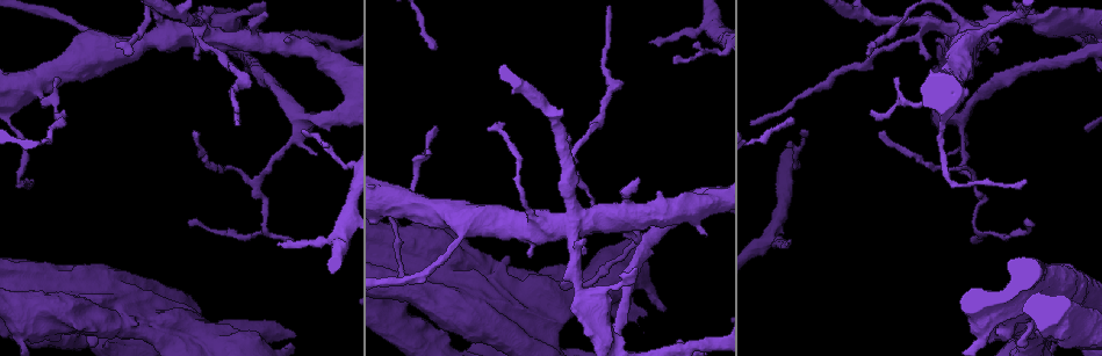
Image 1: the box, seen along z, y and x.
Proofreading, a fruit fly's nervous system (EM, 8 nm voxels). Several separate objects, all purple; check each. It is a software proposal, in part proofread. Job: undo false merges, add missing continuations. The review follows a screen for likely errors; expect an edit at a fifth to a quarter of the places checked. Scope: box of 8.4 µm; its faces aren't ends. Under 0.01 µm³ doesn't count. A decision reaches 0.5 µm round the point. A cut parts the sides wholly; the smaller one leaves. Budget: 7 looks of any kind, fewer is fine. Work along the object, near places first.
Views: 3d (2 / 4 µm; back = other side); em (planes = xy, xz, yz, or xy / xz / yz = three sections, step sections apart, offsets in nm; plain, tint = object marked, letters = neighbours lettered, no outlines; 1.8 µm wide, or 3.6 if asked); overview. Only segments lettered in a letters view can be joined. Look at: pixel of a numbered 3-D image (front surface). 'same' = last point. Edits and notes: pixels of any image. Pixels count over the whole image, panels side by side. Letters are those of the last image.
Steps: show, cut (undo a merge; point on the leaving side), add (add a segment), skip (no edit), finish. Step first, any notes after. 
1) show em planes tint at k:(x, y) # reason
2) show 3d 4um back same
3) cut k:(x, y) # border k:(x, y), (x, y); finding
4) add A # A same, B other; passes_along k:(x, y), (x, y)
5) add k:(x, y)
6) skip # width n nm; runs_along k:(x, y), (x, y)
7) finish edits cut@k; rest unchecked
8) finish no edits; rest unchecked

show 3d 4um at 1:(980, 25) # looks like a crossing

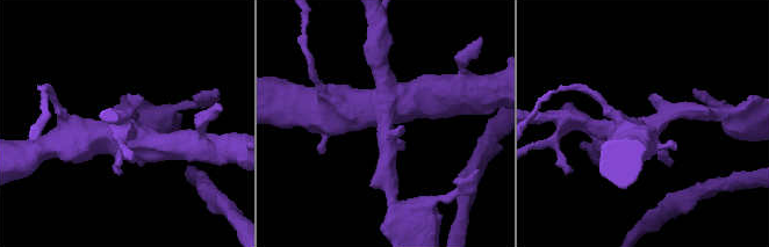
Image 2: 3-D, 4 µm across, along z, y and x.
show em 3.6um yz step 4 tint at 2:(388, 120)

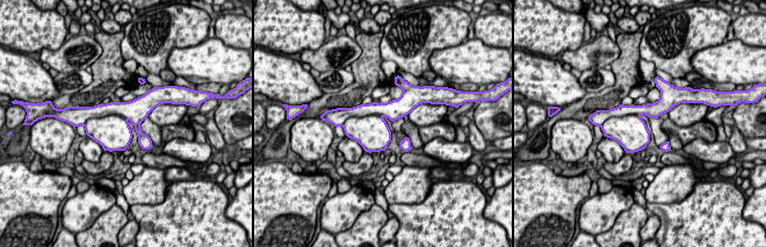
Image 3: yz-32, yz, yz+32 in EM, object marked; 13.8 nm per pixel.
show em 3.6um planes letters same

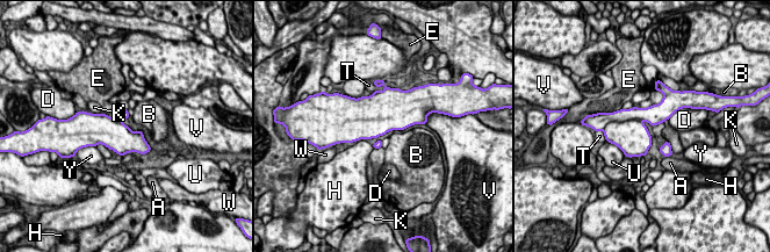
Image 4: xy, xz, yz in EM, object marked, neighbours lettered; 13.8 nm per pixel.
cut 4:(634, 113) # width 420 nm; A other, B other, D other, E other, H other, K other, T other, U other, V other, W other, Y other; part_leaving 4:(670, 112), (623, 114), (613, 117); a second neuron is stuck on

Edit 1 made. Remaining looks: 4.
show overview

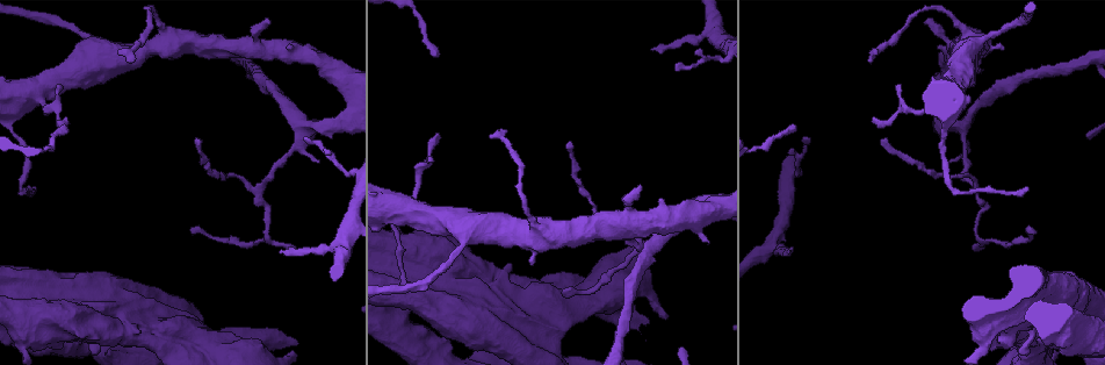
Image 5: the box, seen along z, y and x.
show 3d 4um at 5:(651, 48) # tapers out

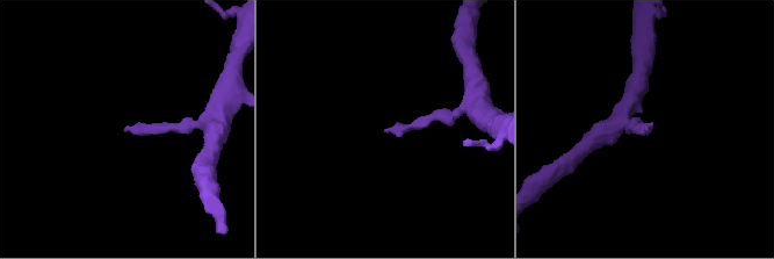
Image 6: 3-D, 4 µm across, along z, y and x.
show em planes letters at 6:(387, 131)

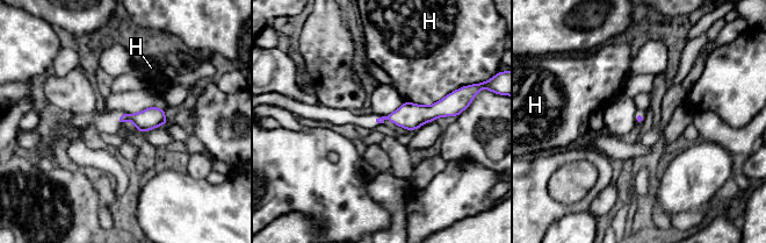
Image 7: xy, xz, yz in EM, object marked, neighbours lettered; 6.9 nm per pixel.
skip # H other; border 7:(456, 90), (430, 105), (405, 101); none of them fits

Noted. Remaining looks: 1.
show em 3.6um planes letters at 5:(984, 347) # thick turns thin

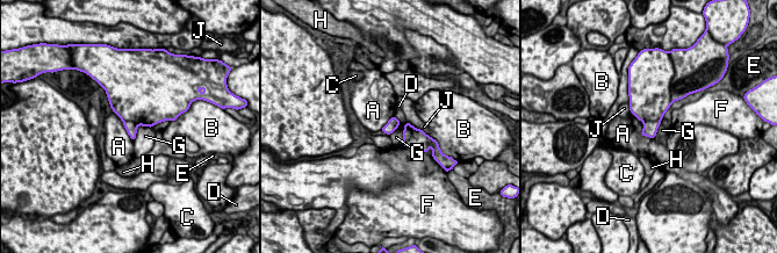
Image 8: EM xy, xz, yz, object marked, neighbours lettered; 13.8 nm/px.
cut 8:(647, 105) # width 160 nm; A other, B other, C other, D other, E other, F other, G other, H other, J other; border 8:(661, 120), (642, 122); two neurons meet here

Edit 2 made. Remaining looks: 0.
finish edits cut@4, cut@8; rest unchecked

